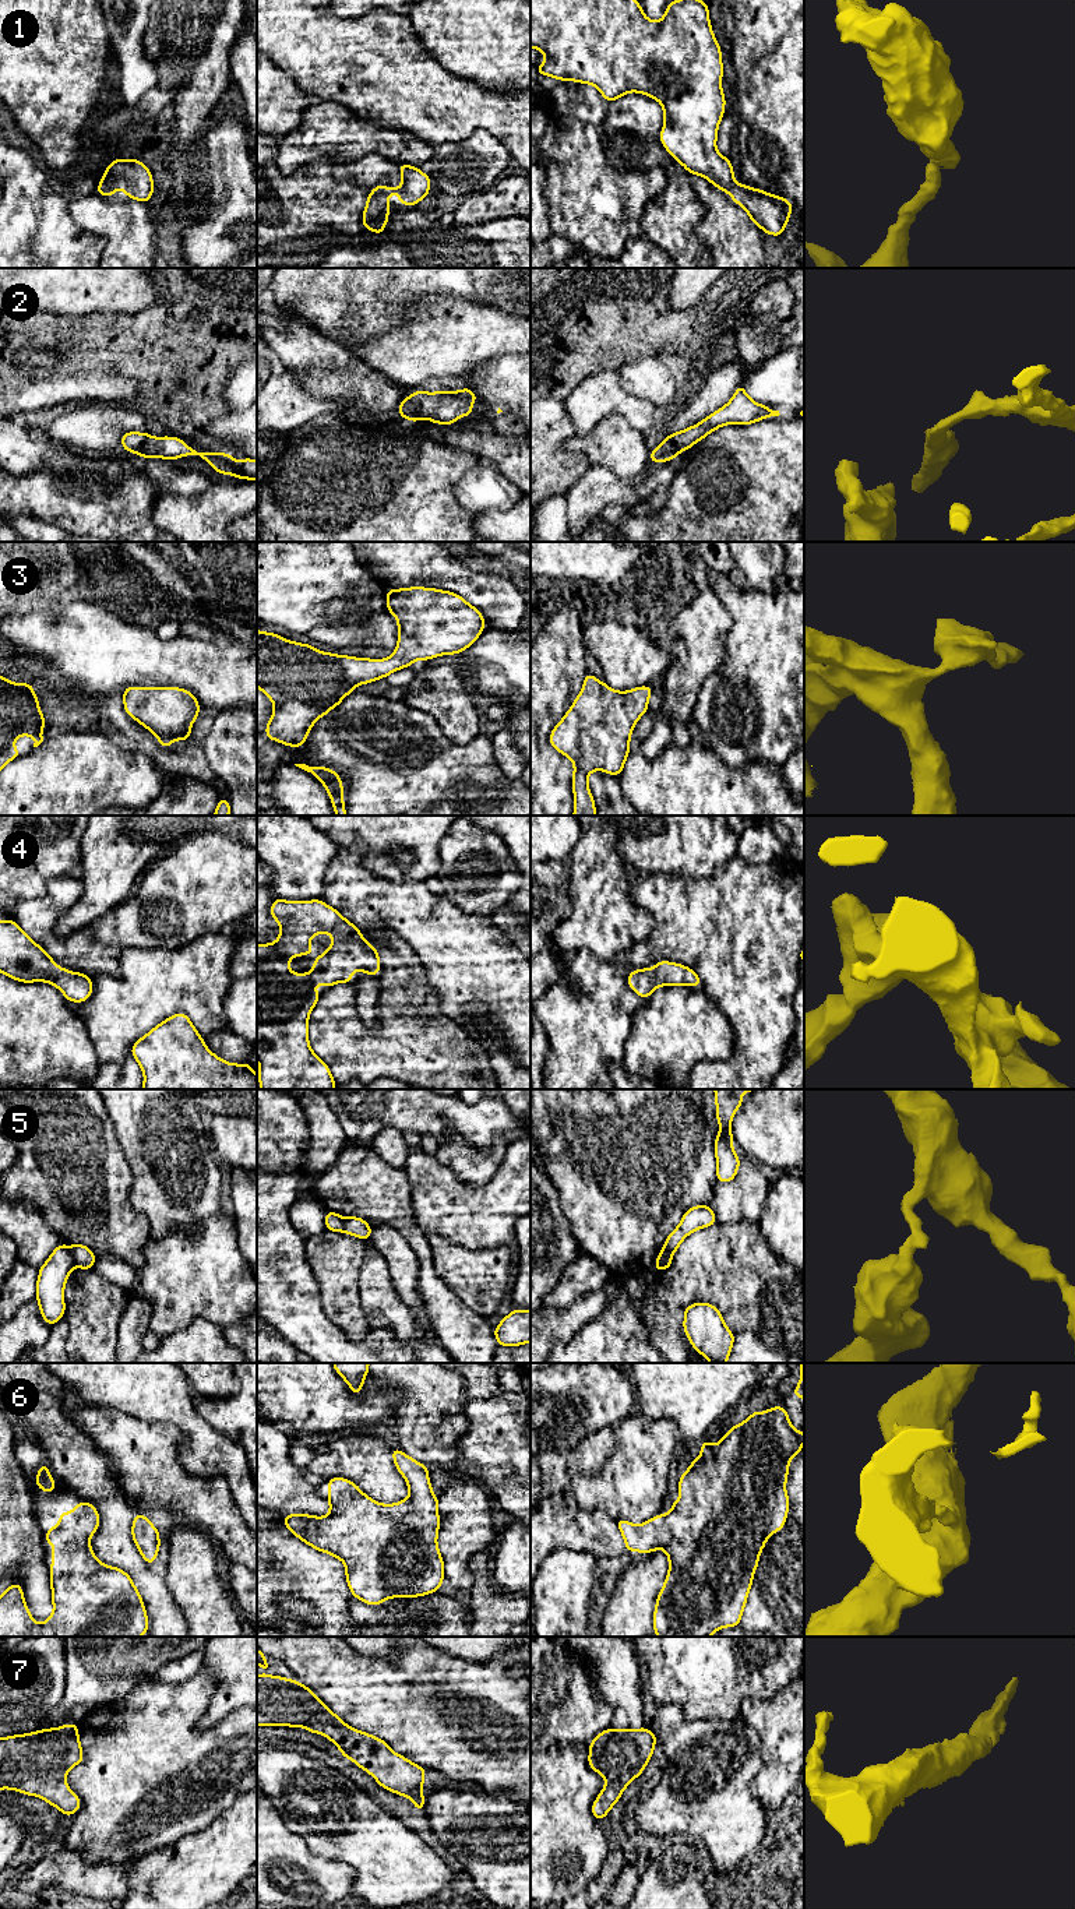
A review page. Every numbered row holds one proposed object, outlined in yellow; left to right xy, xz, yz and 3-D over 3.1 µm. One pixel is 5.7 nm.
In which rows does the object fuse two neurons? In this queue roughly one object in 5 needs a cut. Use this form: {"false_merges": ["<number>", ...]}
{"false_merges": ["5"]}

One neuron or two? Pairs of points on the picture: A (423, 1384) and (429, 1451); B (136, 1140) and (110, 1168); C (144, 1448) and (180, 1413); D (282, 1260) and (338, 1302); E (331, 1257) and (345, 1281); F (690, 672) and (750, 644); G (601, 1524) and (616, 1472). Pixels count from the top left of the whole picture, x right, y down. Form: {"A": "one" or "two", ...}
{"A": "one", "B": "two", "C": "two", "D": "two", "E": "one", "F": "two", "G": "two"}

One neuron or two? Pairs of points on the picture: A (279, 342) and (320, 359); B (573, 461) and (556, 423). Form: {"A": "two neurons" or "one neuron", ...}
{"A": "one neuron", "B": "one neuron"}

